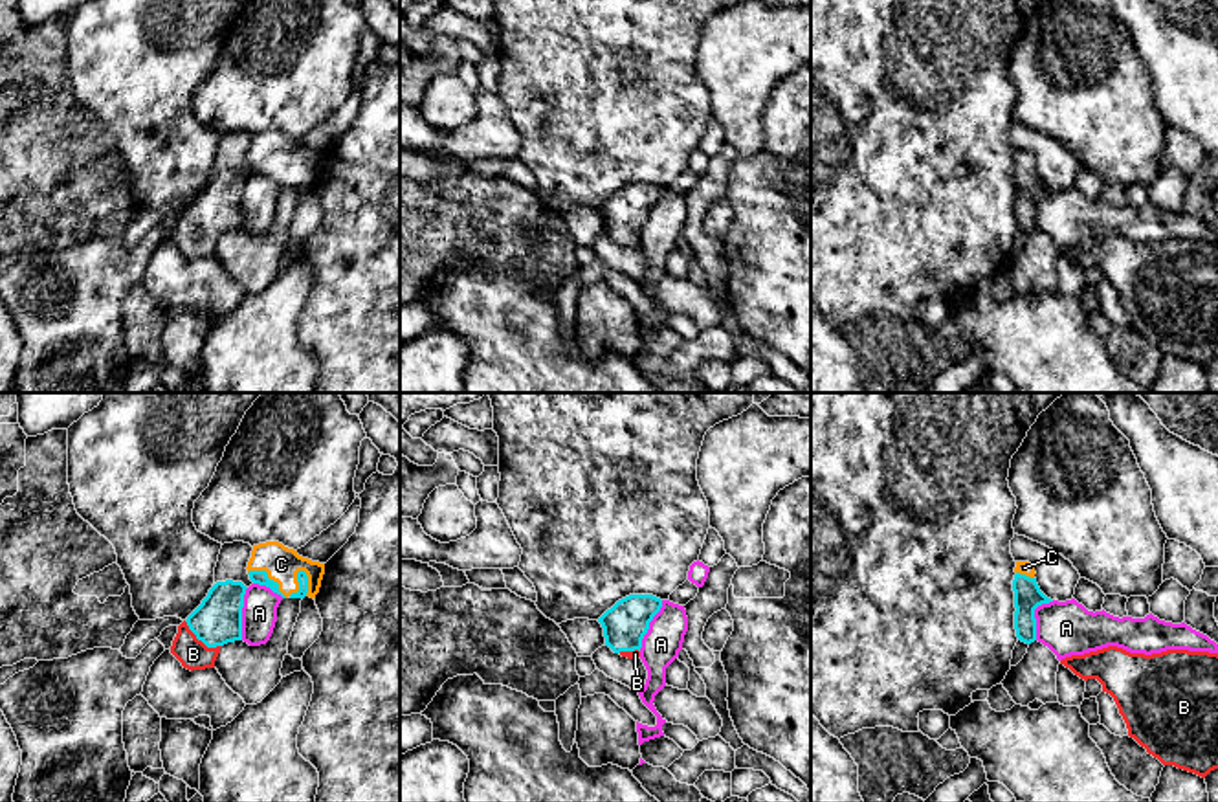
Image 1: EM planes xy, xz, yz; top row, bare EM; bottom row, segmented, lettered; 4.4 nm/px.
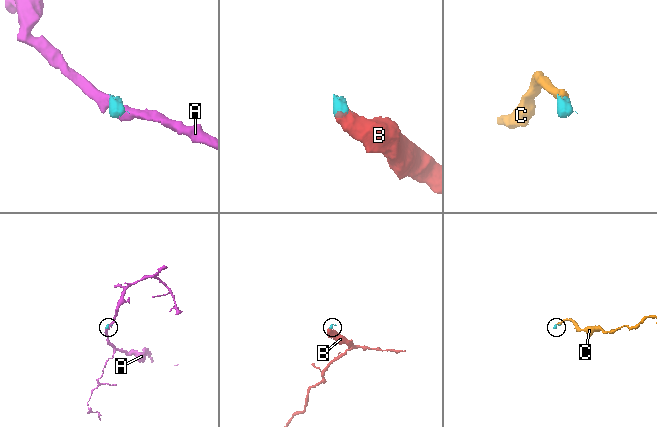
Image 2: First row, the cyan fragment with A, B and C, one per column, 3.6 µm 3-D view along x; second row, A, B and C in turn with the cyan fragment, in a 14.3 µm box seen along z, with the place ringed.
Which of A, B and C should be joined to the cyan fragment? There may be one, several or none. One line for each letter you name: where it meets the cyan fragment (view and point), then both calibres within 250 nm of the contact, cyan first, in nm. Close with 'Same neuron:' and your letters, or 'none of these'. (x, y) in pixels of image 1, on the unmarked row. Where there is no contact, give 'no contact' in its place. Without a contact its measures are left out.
B: contact xy (200, 228); calibres 220 and 140 nm
C: contact xy (292, 182); calibres 50 and 150 nm
Same neuron: B, C

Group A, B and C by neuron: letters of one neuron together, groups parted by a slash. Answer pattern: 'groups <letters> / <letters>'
groups A / B C

